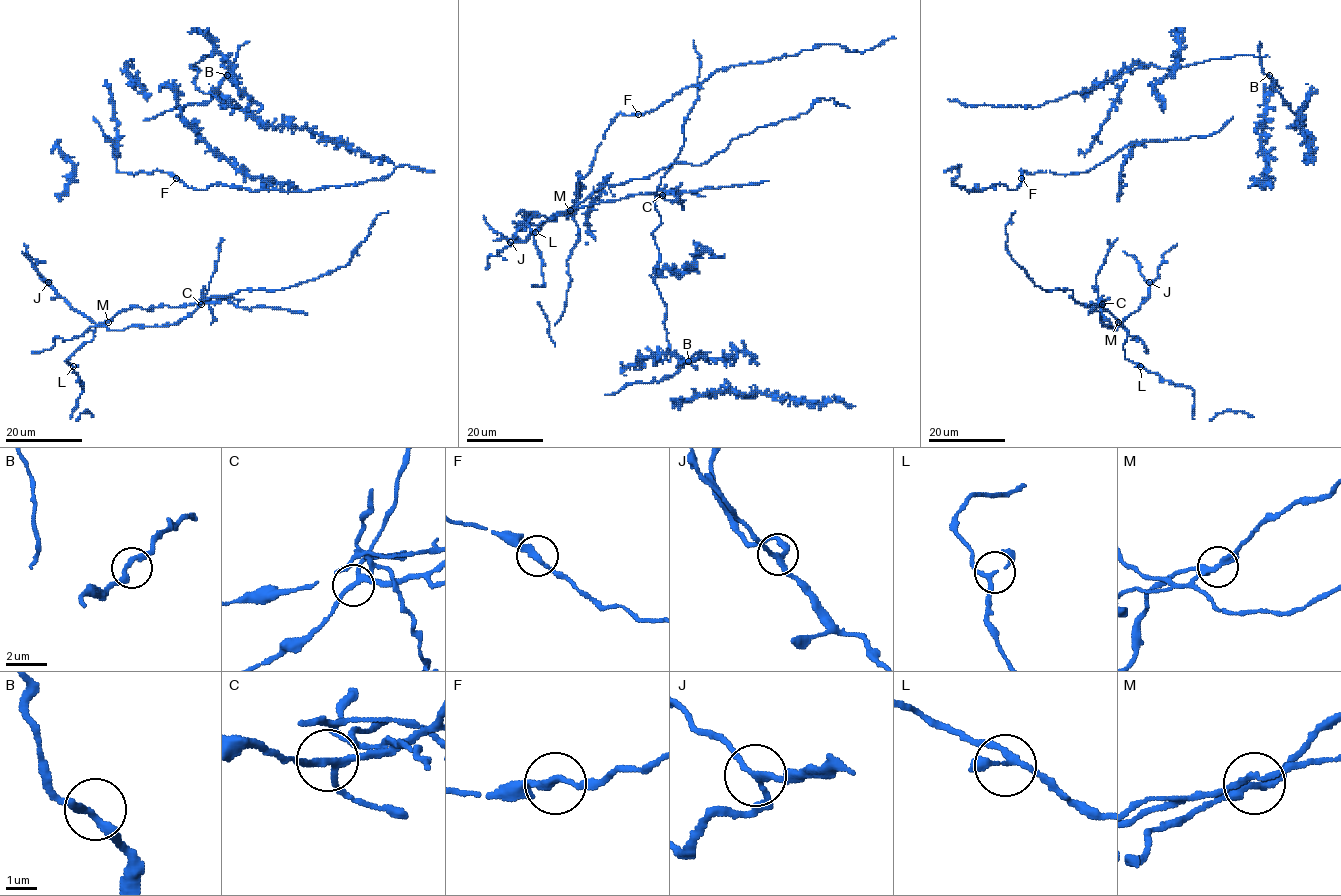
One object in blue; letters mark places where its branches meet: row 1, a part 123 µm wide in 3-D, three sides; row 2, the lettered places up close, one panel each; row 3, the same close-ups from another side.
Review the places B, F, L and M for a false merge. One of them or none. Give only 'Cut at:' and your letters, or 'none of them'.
Cut at: M

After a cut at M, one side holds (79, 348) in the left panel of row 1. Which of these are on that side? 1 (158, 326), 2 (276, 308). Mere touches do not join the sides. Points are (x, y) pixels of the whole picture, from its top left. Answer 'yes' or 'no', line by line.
1: no
2: no

